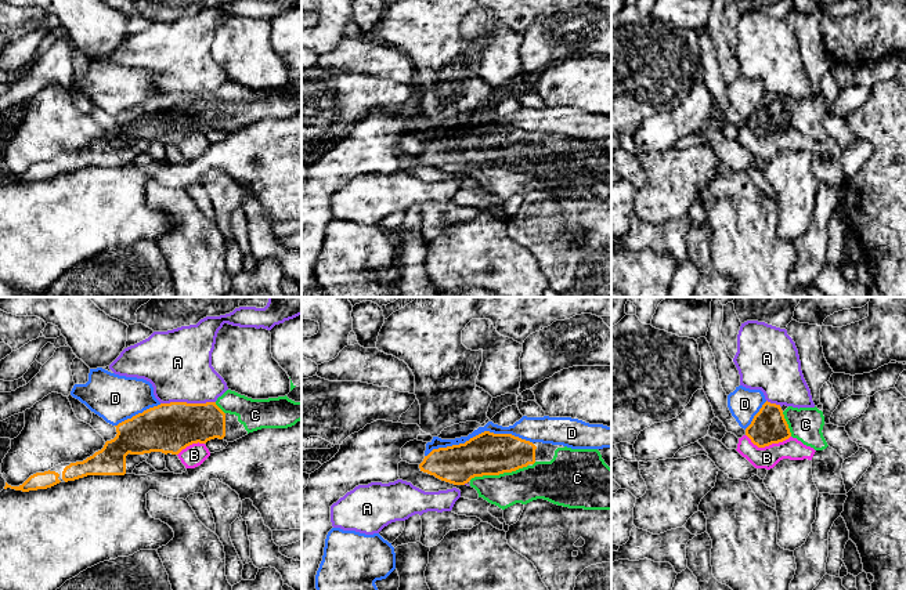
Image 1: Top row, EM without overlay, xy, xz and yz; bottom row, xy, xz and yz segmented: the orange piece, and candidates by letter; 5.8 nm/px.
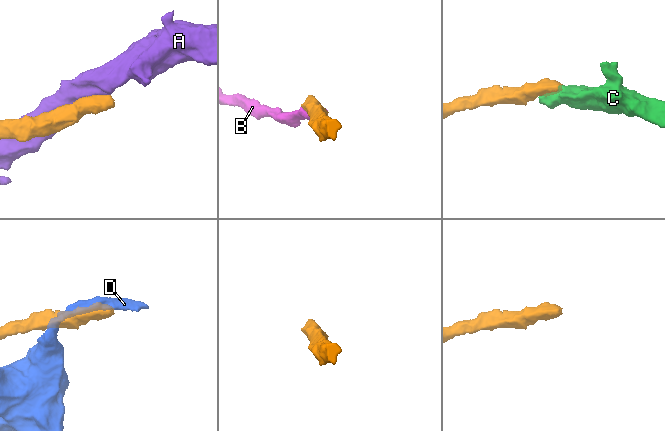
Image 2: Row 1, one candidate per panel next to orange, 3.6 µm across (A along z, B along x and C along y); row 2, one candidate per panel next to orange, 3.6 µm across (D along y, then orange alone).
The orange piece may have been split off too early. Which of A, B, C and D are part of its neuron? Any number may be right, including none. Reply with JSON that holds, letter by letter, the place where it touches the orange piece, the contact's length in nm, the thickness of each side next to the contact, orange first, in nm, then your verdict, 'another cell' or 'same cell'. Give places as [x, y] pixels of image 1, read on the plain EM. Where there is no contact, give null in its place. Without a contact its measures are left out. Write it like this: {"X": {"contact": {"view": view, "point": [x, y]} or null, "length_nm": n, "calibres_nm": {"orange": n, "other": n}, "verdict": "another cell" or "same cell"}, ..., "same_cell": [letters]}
{"A": {"contact": {"view": "xy", "point": [186, 93]}, "length_nm": 320, "calibres_nm": {"orange": 280, "other": 380}, "verdict": "another cell"}, "B": {"contact": {"view": "yz", "point": [768, 136]}, "length_nm": 260, "calibres_nm": {"orange": 200, "other": 130}, "verdict": "another cell"}, "C": {"contact": {"view": "xz", "point": [498, 165]}, "length_nm": 360, "calibres_nm": {"orange": 260, "other": 200}, "verdict": "same cell"}, "D": {"contact": {"view": "xz", "point": [479, 125]}, "length_nm": 650, "calibres_nm": {"orange": 260, "other": 100}, "verdict": "another cell"}, "same_cell": ["C"]}

